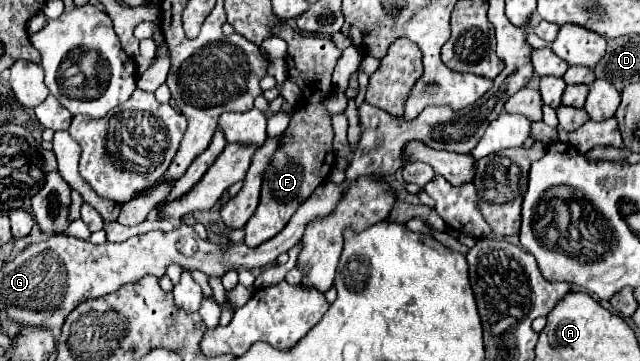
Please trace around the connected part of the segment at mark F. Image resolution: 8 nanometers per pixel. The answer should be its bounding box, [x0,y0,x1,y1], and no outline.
[244,22,342,248]

